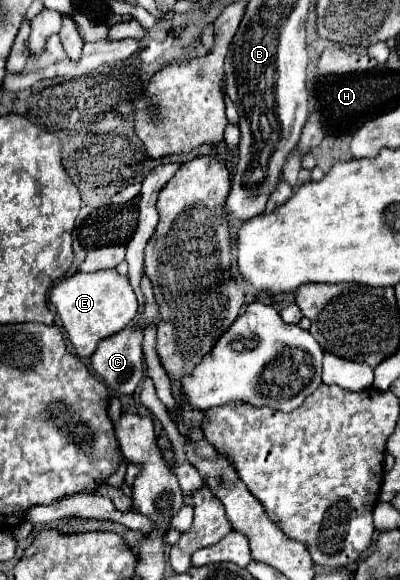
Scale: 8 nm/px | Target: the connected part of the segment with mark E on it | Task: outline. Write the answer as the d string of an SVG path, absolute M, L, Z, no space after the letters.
M113 268L91 272L91 274L73 274L71 278L61 280L51 288L49 302L57 310L63 328L69 336L69 342L73 344L79 358L89 358L95 352L99 340L127 328L139 308L129 278L121 276Z

